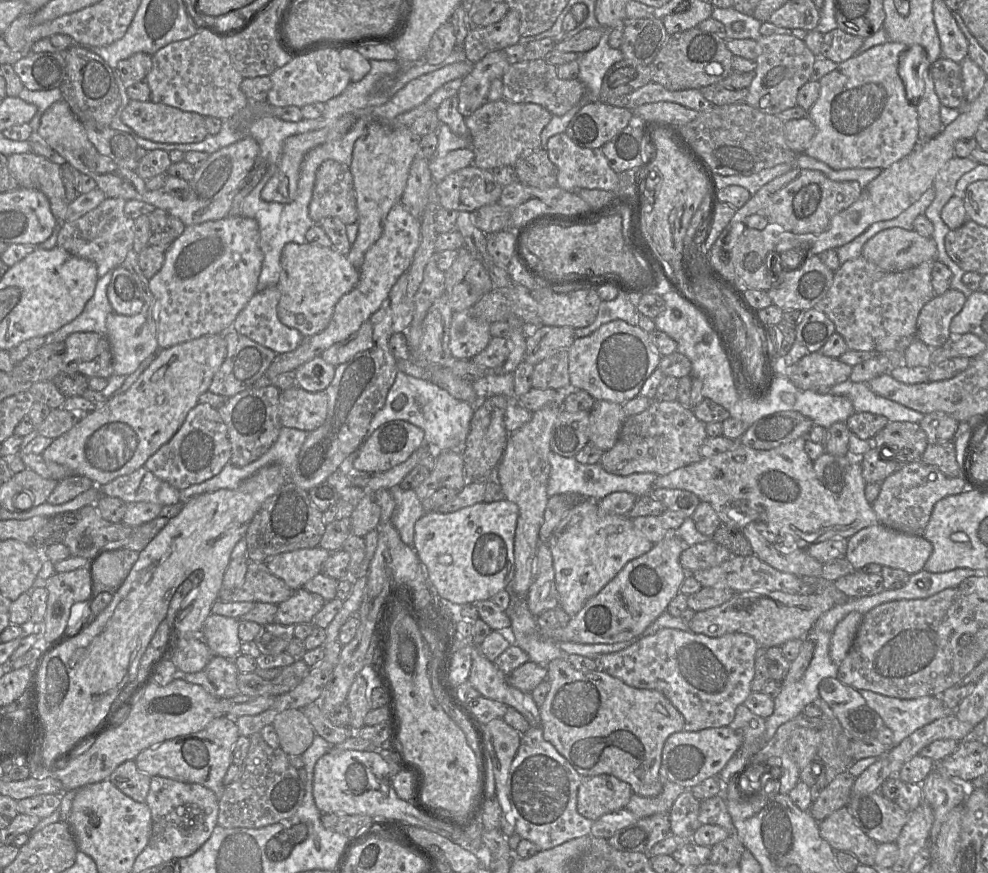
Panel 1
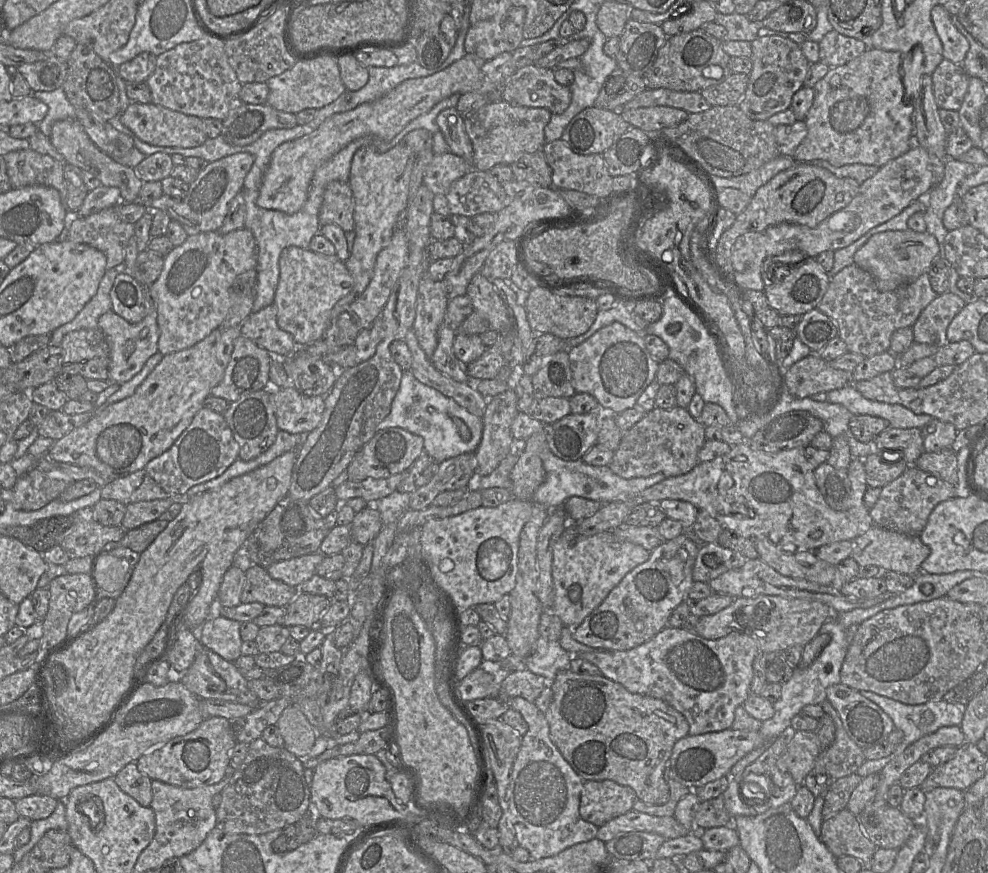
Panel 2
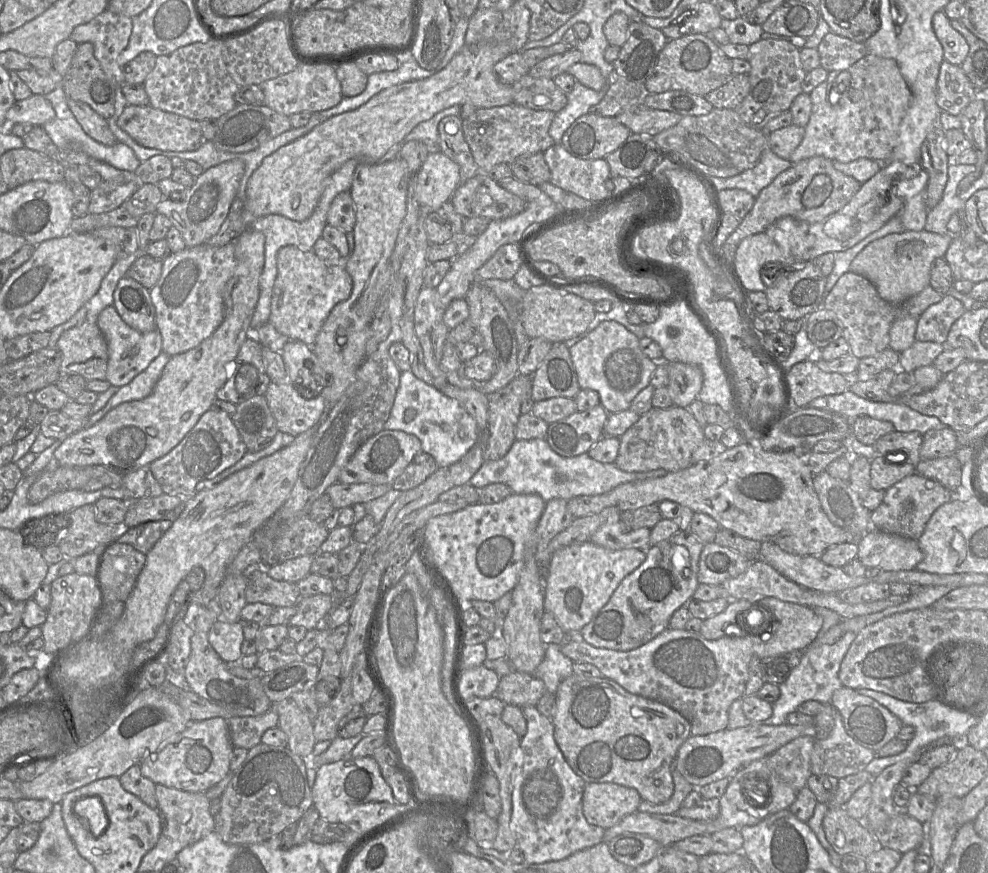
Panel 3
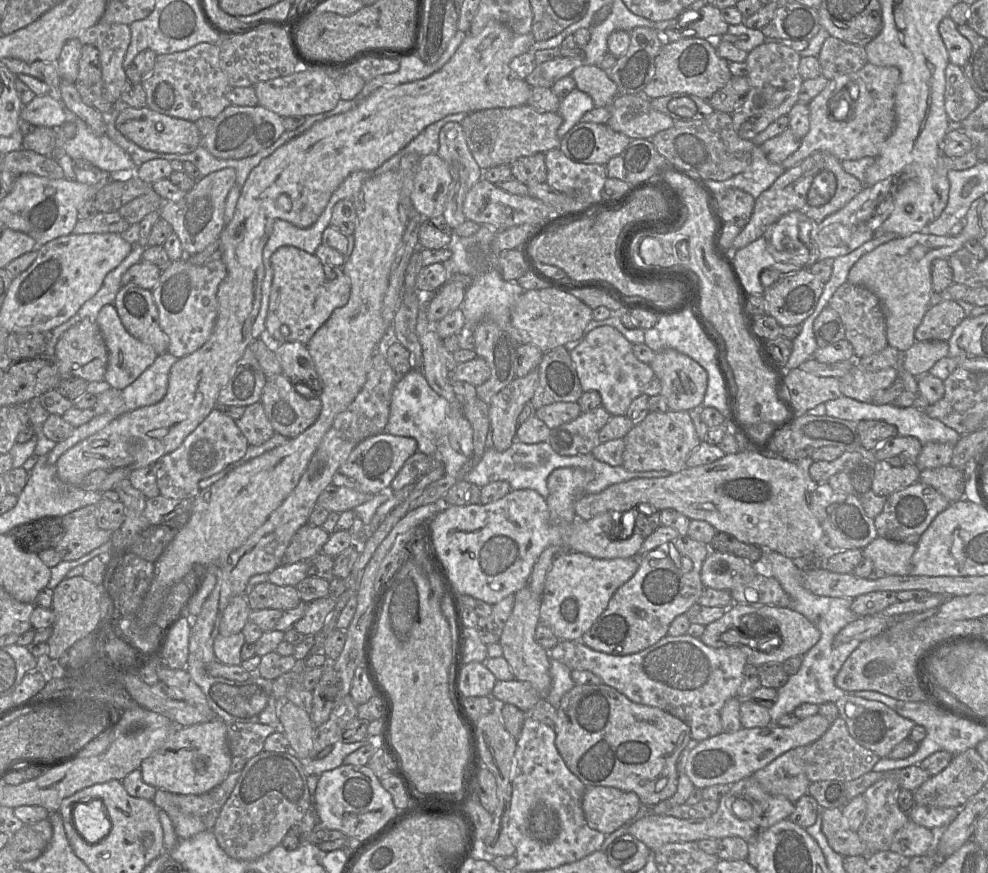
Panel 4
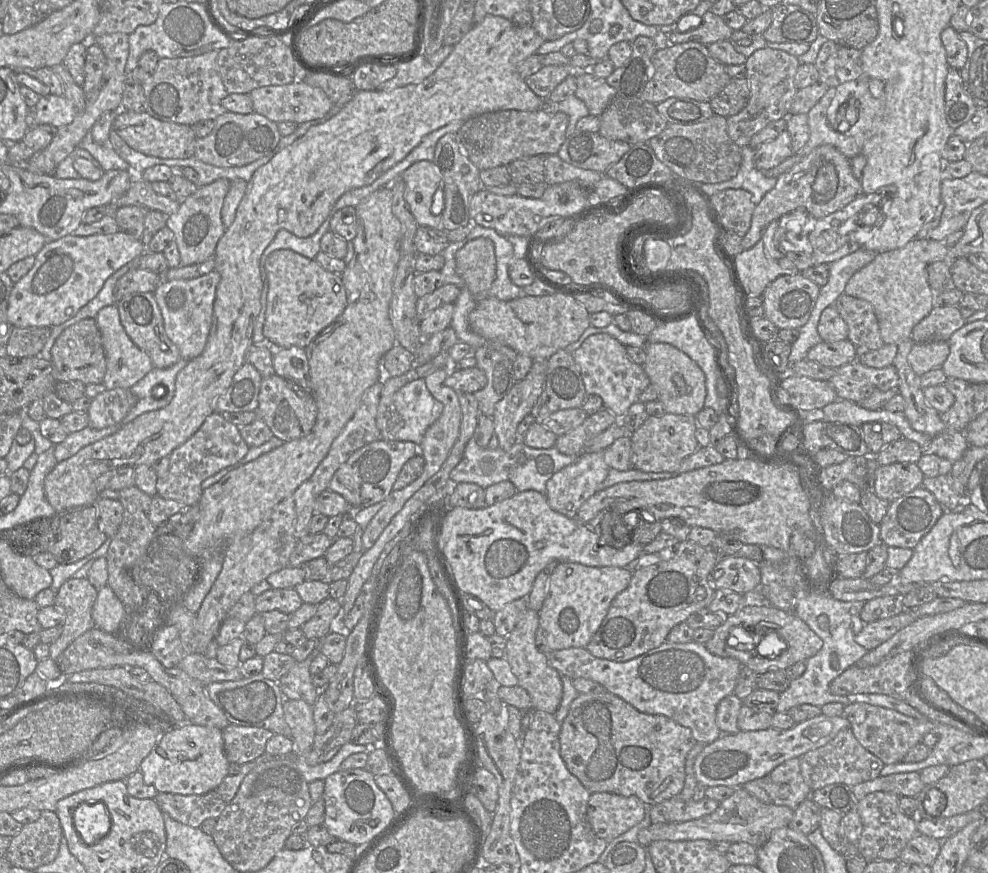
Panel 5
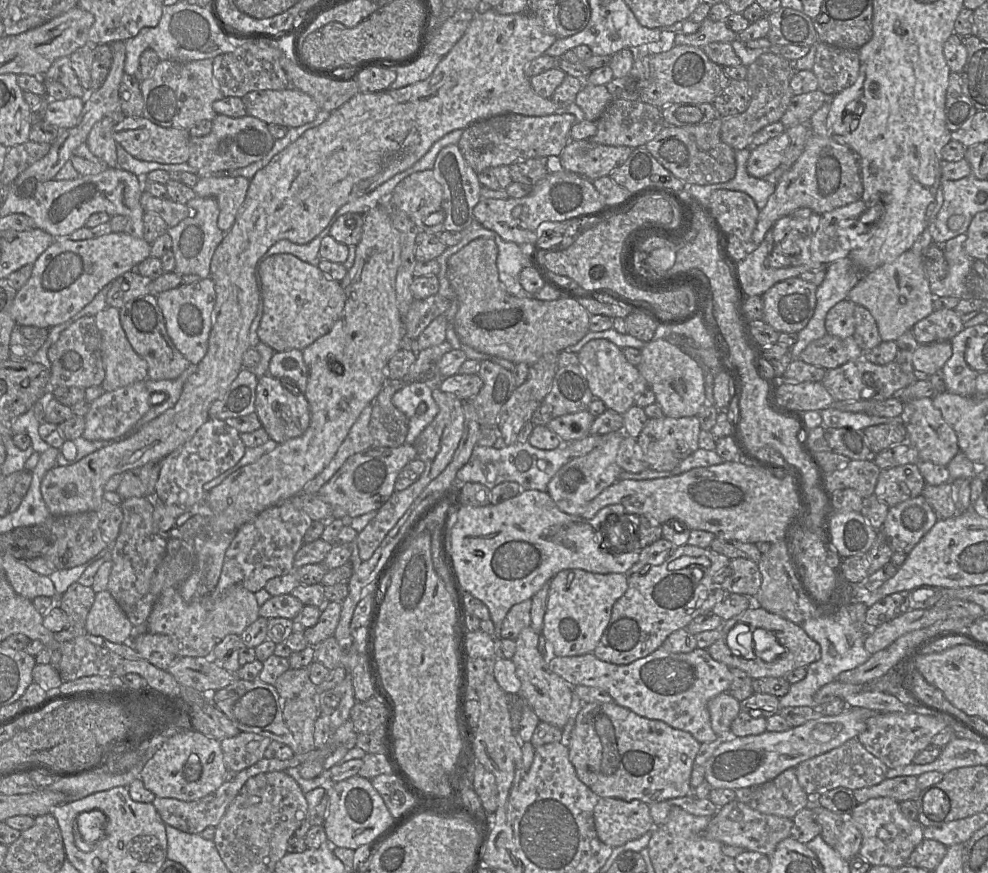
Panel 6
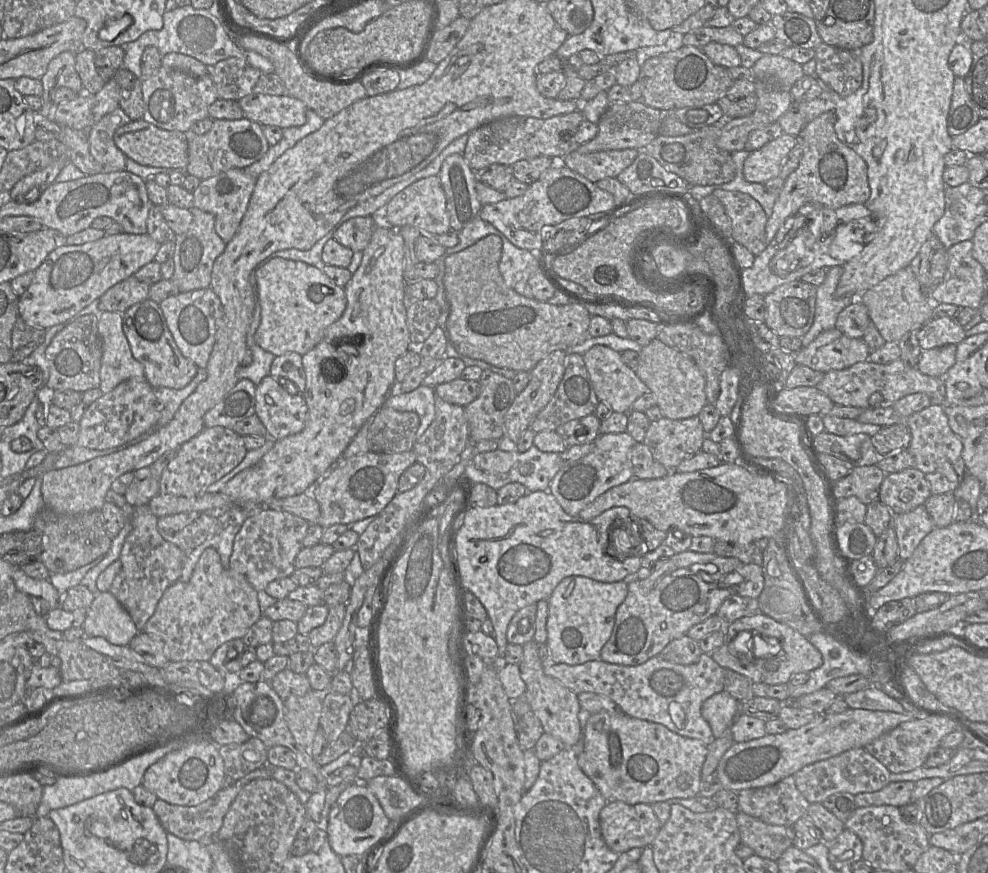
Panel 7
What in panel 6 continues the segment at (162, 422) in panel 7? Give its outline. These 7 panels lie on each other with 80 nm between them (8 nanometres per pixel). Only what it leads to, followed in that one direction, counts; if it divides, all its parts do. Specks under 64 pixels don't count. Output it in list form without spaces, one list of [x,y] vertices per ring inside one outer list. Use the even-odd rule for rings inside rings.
[[[189,364],[182,374],[173,380],[151,380],[145,379],[145,386],[150,394],[150,409],[135,424],[133,433],[137,432],[142,426],[155,419],[166,410],[174,407],[177,403],[183,385],[187,378],[197,370],[197,365]]]

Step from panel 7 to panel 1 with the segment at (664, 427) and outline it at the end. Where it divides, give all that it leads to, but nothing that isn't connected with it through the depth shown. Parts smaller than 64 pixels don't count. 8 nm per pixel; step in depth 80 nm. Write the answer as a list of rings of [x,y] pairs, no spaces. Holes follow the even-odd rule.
[[[653,399],[645,411],[626,417],[617,442],[603,453],[599,463],[608,473],[618,476],[634,473],[667,475],[702,459],[701,447],[708,437],[705,426],[694,415],[692,408],[685,407],[677,400]]]

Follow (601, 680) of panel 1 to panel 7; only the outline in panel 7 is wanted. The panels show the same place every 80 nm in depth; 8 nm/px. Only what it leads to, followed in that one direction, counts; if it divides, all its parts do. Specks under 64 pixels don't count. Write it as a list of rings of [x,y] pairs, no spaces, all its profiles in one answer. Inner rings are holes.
[[[601,711],[588,715],[583,741],[583,751],[577,756],[578,765],[607,802],[622,801],[629,805],[652,804],[672,798],[692,798],[699,793],[702,783],[701,770],[708,750],[698,739],[676,734],[659,723]]]

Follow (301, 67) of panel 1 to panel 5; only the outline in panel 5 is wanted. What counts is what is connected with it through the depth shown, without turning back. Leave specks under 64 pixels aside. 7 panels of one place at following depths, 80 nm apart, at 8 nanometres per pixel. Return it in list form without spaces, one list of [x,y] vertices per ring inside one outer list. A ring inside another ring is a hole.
[[[299,78],[285,85],[256,88],[249,95],[253,104],[253,112],[261,114],[275,123],[290,121],[299,125],[323,117],[333,106],[321,88],[310,86]]]

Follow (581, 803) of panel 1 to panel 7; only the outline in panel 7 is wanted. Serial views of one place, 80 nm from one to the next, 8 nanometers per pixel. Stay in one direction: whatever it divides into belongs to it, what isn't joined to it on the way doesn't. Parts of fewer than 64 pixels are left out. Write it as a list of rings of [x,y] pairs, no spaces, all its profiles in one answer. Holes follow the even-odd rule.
[[[607,802],[599,815],[602,837],[616,853],[651,846],[662,824],[650,804]]]

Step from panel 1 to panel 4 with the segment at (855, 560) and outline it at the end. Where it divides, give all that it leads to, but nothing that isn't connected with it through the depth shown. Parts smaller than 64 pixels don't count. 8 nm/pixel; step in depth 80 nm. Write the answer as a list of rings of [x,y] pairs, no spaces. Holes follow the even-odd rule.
[[[877,536],[862,549],[863,557],[869,558],[874,569],[882,570],[886,575],[910,575],[911,558],[916,545],[891,541]]]

